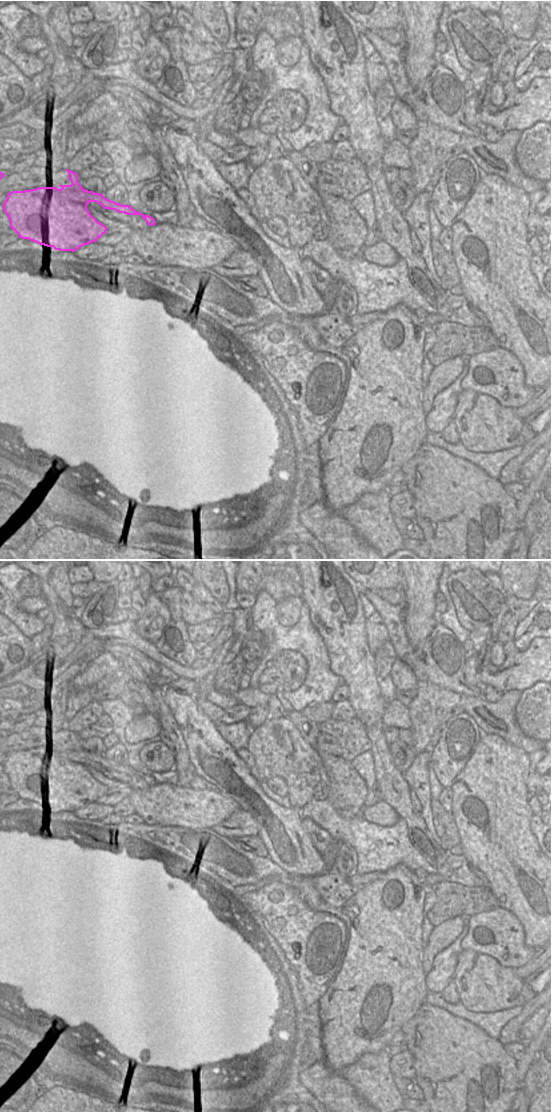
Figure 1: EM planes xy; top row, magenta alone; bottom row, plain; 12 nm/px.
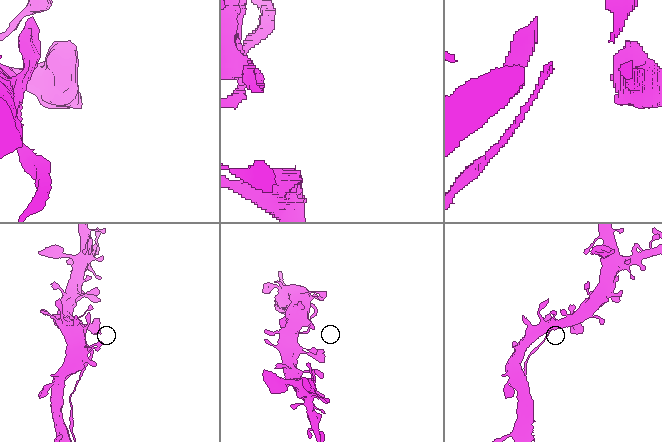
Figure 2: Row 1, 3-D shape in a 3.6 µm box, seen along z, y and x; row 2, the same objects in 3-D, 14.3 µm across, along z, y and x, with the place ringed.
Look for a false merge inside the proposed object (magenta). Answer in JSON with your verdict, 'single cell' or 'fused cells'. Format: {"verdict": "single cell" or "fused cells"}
{"verdict": "fused cells"}

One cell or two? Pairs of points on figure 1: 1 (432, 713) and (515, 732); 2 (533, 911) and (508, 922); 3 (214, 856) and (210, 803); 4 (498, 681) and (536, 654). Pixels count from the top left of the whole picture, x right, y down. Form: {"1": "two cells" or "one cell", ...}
{"1": "one cell", "2": "two cells", "3": "two cells", "4": "one cell"}

